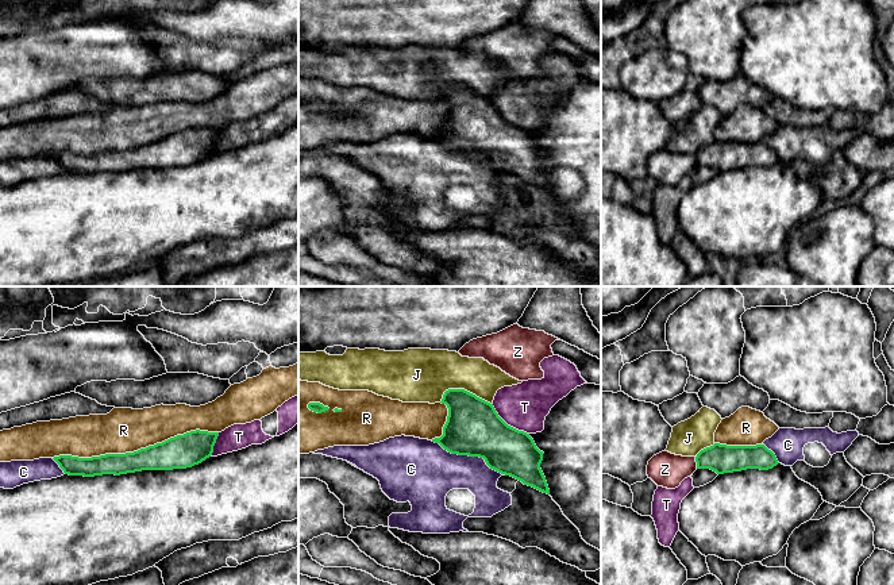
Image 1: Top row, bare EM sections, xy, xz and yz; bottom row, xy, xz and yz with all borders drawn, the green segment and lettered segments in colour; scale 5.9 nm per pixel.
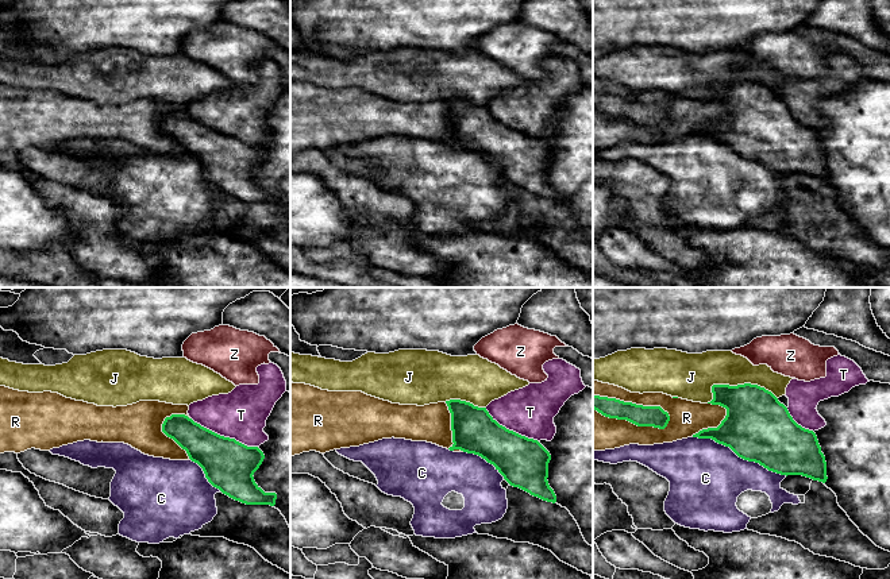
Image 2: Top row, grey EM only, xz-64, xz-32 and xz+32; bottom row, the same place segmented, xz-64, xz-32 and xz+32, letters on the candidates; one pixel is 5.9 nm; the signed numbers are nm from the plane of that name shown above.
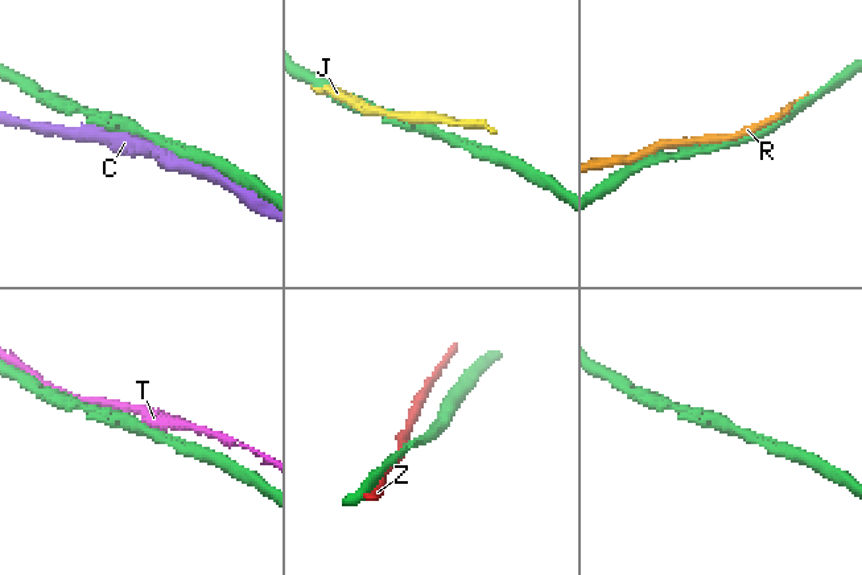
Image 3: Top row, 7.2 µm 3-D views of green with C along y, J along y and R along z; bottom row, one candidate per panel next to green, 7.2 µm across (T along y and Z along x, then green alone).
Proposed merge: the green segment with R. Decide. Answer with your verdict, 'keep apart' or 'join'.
keep apart

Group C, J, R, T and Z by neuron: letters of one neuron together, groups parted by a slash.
C Z / J R / T

